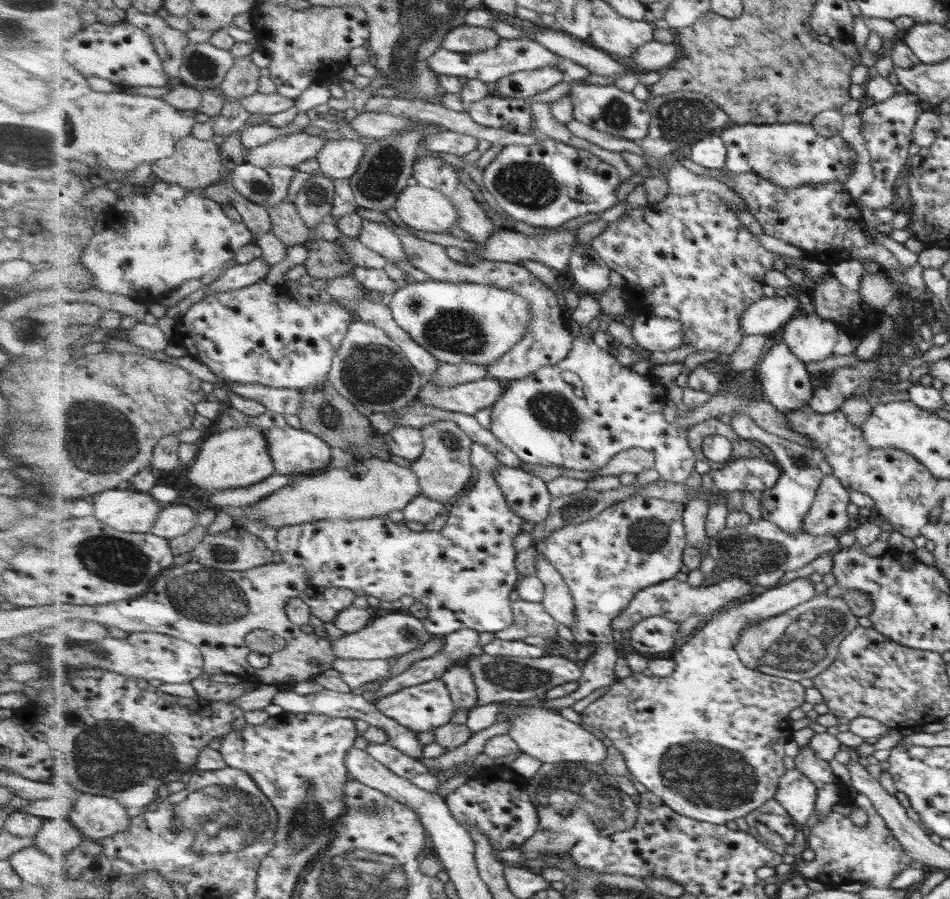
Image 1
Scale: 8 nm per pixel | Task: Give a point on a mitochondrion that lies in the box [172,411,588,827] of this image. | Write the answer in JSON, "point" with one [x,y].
{"point":[514,676]}

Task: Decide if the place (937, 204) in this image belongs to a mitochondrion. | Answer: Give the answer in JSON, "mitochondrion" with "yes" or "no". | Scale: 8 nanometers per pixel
{"mitochondrion":"yes"}

